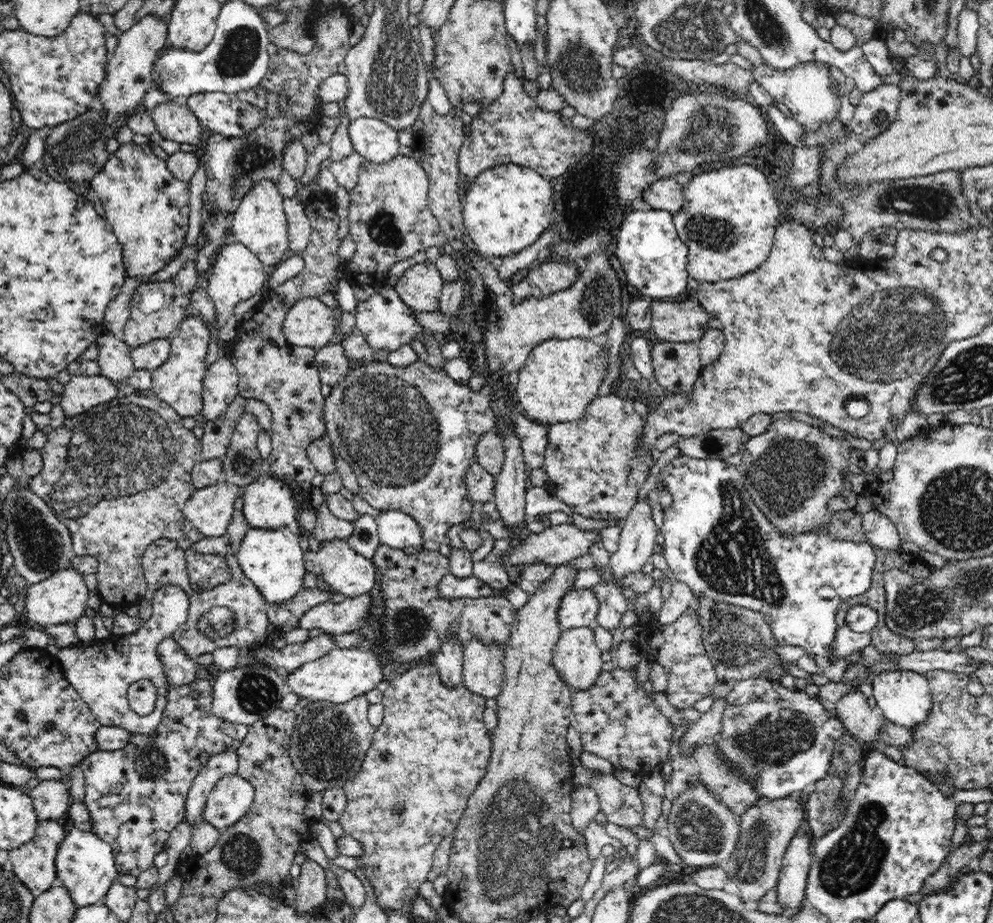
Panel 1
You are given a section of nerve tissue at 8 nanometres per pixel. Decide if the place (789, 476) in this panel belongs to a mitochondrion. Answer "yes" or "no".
yes

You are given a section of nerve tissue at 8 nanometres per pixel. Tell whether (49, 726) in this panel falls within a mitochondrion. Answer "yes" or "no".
no

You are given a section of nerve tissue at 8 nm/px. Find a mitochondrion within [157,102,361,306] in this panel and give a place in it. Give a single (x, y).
(249, 159)

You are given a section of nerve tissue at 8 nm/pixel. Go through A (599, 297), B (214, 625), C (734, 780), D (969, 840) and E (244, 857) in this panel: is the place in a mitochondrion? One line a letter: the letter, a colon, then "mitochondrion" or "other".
A: mitochondrion
B: mitochondrion
C: mitochondrion
D: other
E: mitochondrion

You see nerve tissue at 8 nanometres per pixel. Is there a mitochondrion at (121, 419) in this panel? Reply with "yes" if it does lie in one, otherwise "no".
yes

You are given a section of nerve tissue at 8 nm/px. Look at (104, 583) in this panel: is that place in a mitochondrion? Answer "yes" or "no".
no

